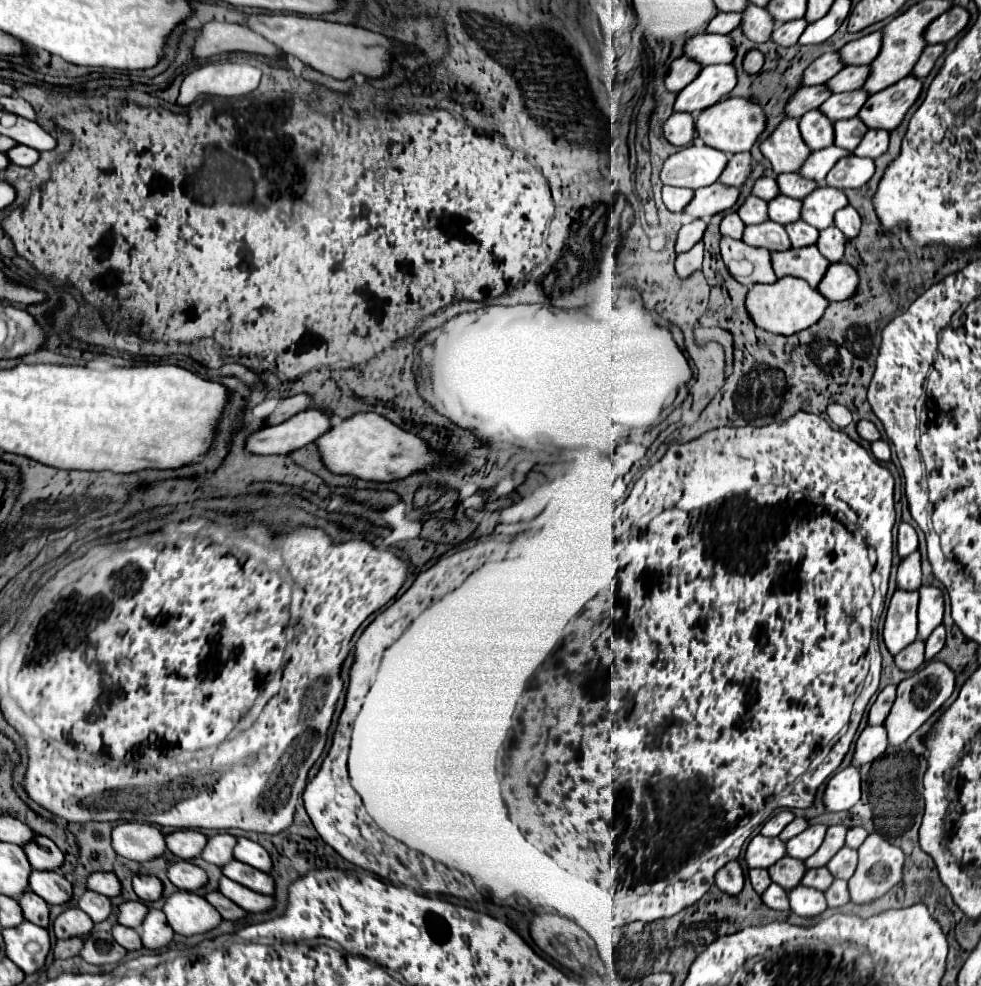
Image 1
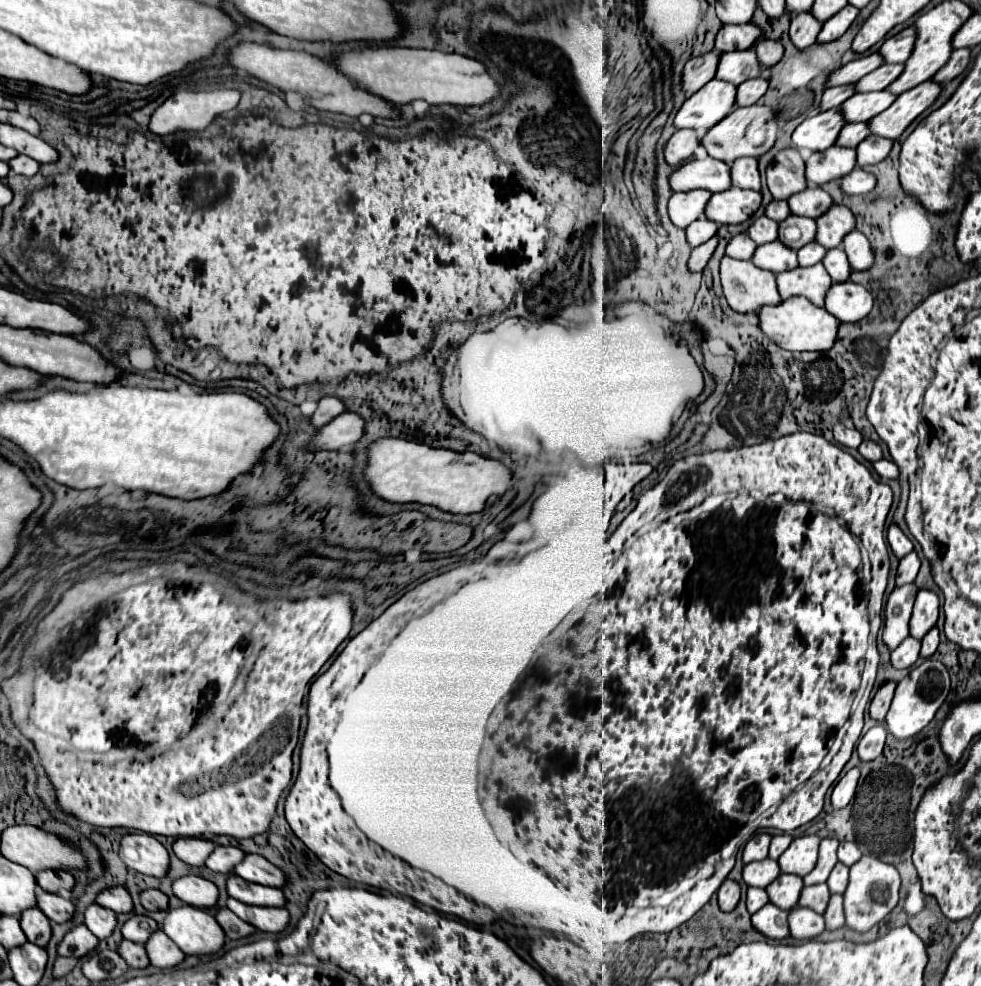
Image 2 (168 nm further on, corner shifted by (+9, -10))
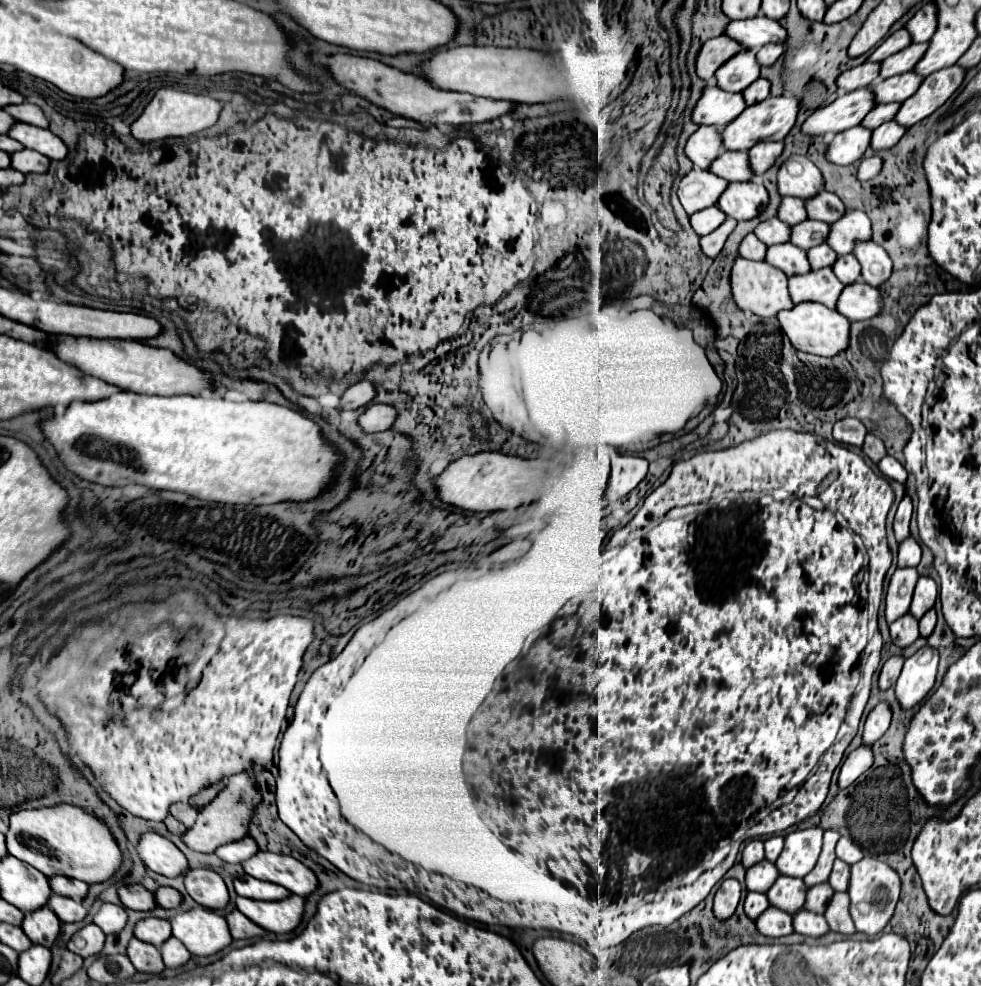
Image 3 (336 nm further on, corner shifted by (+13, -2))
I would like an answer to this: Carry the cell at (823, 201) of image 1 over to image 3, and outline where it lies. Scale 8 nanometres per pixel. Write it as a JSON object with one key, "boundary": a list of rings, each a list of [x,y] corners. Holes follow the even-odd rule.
{"boundary":[[[846,210],[840,220],[832,222],[826,242],[842,256],[852,252],[856,240],[868,240],[870,236],[870,218],[862,210]]]}

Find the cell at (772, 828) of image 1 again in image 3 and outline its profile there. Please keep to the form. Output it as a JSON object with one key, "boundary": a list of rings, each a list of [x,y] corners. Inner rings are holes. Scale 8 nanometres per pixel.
{"boundary":[[[754,838],[750,842],[746,842],[744,850],[742,850],[742,864],[744,868],[750,868],[752,864],[764,860],[764,842],[760,838]]]}

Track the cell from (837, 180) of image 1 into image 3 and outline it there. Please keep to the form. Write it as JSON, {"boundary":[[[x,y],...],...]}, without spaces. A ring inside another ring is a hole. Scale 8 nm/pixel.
{"boundary":[[[866,156],[862,158],[860,162],[860,168],[856,172],[856,178],[860,182],[866,182],[866,180],[872,180],[874,176],[878,176],[878,172],[882,170],[882,160],[878,156]]]}

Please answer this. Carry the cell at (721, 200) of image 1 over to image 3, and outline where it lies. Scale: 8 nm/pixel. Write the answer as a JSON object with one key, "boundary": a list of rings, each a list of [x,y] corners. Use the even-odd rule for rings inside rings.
{"boundary":[[[732,182],[718,198],[716,206],[734,220],[750,220],[760,214],[766,202],[768,192],[760,182]]]}

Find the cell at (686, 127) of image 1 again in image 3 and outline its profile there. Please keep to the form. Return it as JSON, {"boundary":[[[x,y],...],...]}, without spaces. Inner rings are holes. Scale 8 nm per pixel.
{"boundary":[[[698,126],[694,134],[684,144],[684,154],[698,166],[698,168],[708,168],[708,162],[716,158],[724,148],[720,146],[720,136],[718,130],[710,126]]]}

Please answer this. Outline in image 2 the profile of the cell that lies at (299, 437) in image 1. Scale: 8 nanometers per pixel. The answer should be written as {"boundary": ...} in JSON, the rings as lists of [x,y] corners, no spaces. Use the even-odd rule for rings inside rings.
{"boundary":[[[344,412],[328,426],[320,428],[318,436],[312,442],[314,450],[340,450],[352,448],[364,436],[366,422],[354,412]]]}

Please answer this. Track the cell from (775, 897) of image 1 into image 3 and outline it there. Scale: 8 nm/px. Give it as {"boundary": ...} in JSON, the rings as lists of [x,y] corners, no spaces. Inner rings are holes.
{"boundary":[[[768,906],[756,918],[756,928],[760,934],[764,934],[768,938],[780,938],[780,936],[788,936],[794,932],[792,916],[784,910],[778,910],[776,906]]]}

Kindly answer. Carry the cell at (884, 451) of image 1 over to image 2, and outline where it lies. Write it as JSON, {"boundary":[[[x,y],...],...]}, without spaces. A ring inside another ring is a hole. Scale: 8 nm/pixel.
{"boundary":[[[878,460],[874,462],[874,468],[882,480],[896,480],[900,476],[900,470],[892,460]]]}

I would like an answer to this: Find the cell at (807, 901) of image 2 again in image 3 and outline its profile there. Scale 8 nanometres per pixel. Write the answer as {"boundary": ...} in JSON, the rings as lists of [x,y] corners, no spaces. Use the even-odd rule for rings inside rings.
{"boundary":[[[822,882],[822,884],[816,884],[812,888],[806,890],[806,904],[804,908],[812,910],[812,912],[818,912],[818,914],[824,914],[826,906],[828,906],[828,898],[832,898],[834,890],[828,882]]]}

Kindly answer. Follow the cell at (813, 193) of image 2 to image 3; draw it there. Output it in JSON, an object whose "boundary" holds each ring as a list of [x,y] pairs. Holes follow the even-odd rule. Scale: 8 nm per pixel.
{"boundary":[[[820,190],[816,196],[804,200],[804,206],[806,206],[808,218],[822,220],[828,224],[836,222],[836,218],[840,218],[840,214],[844,214],[844,210],[846,210],[842,200],[828,190]]]}

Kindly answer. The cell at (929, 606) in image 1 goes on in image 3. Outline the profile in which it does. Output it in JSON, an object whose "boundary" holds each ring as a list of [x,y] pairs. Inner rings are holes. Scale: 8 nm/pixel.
{"boundary":[[[920,576],[916,590],[914,590],[914,598],[912,598],[912,606],[910,606],[910,614],[920,620],[936,602],[936,594],[938,594],[938,586],[932,578]]]}

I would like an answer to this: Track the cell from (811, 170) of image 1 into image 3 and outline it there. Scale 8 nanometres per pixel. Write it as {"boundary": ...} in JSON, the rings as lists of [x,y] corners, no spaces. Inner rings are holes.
{"boundary":[[[862,126],[844,130],[840,134],[836,134],[824,150],[824,156],[830,164],[838,164],[838,166],[848,166],[856,160],[860,160],[866,150],[868,150],[868,134],[872,130],[864,130]]]}

